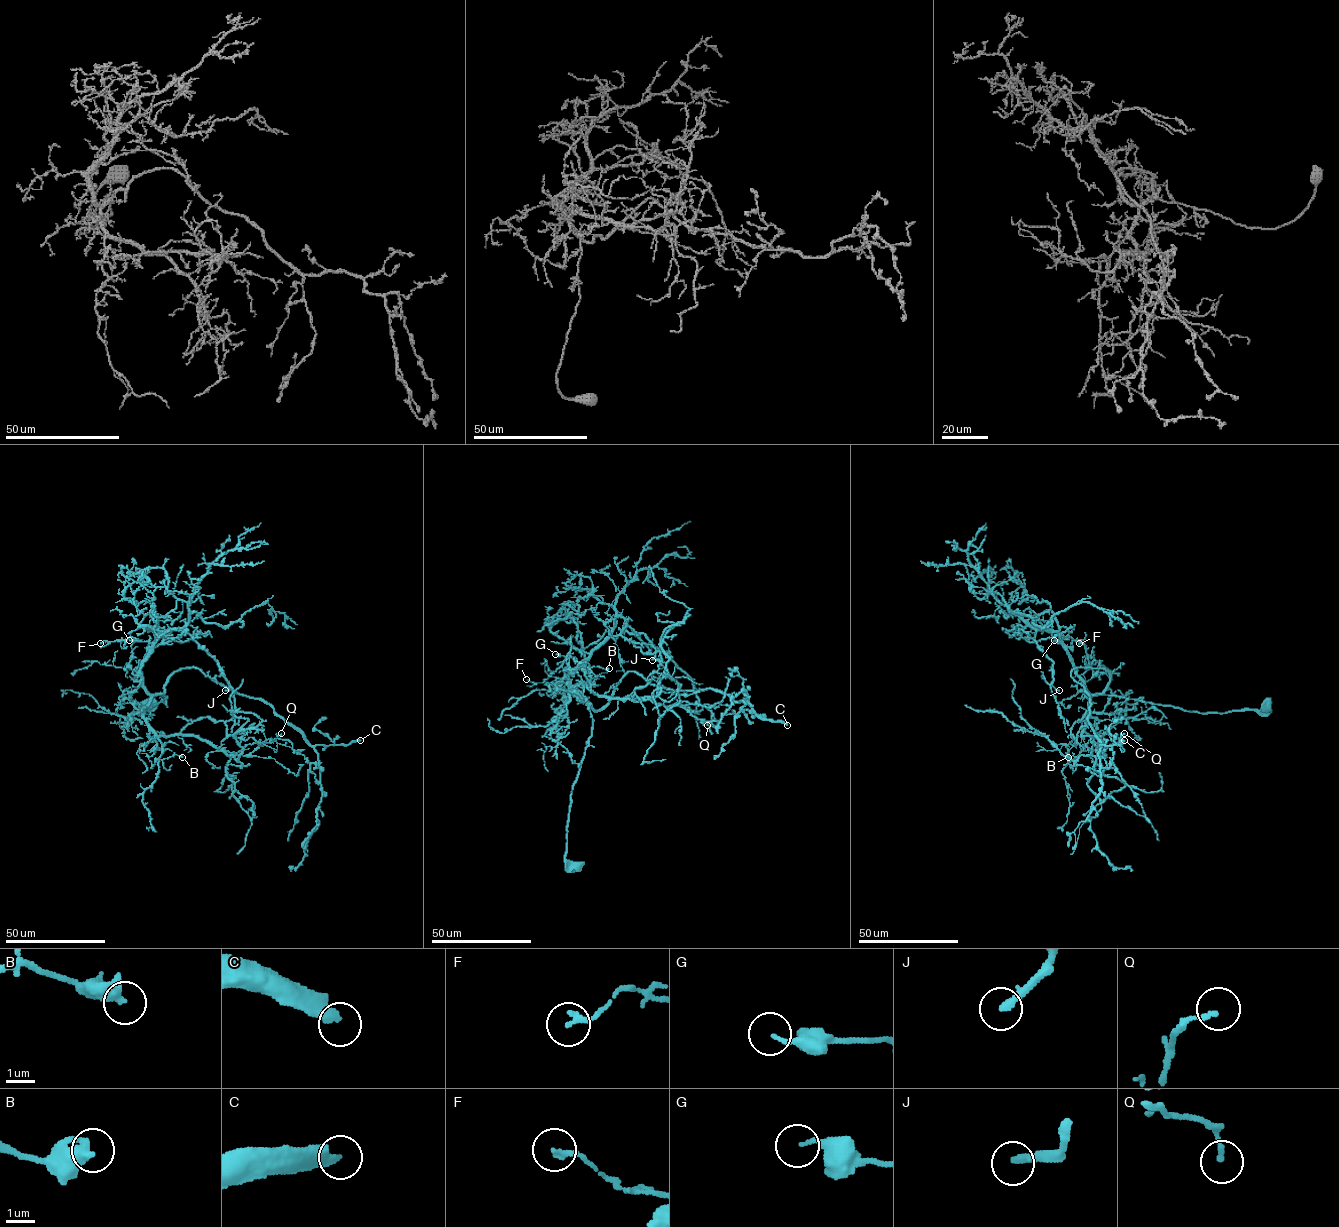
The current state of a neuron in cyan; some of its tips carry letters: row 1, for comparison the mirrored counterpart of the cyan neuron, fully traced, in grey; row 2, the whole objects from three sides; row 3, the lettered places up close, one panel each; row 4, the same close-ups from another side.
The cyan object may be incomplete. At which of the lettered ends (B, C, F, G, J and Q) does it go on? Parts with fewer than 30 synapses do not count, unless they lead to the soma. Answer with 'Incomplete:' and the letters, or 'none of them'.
Incomplete: C, J

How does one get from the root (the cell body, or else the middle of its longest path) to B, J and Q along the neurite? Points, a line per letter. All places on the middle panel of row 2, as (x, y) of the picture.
B: (576, 867), (565, 858), (567, 827), (592, 720), (587, 700), (570, 689), (590, 682), (584, 666), (609, 668)
J: (576, 867), (565, 858), (567, 827), (592, 720), (567, 677), (617, 635), (644, 653), (655, 652), (652, 660)
Q: (576, 867), (567, 827), (592, 720), (570, 689), (680, 704), (707, 725)

